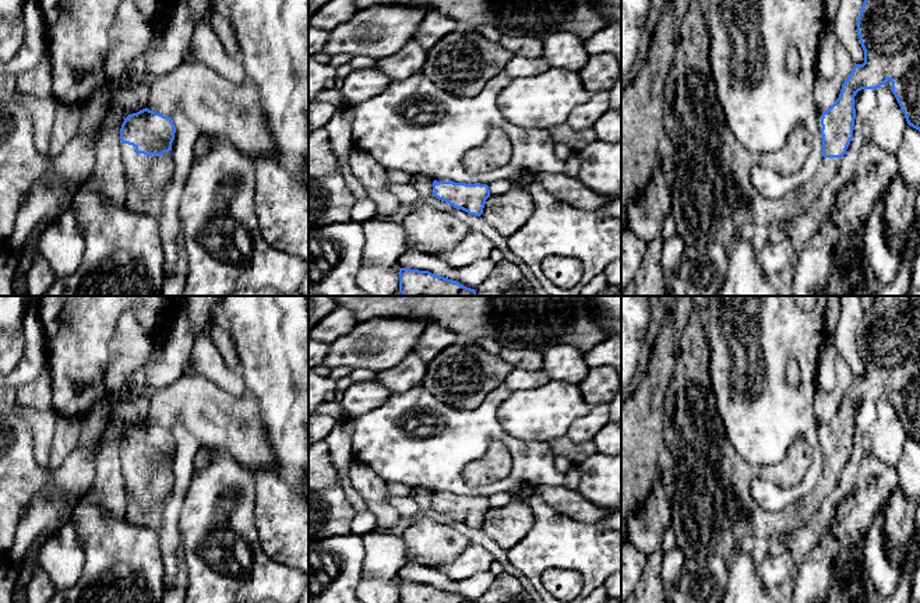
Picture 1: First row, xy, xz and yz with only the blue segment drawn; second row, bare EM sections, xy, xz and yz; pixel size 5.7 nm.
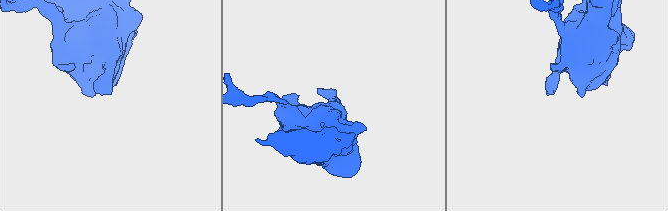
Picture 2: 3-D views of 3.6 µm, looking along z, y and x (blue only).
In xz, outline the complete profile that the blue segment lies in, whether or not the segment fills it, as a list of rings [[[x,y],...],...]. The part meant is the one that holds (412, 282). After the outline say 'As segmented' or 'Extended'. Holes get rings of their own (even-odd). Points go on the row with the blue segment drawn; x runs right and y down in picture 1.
[[[399,268],[399,292],[403,296],[476,296],[476,290],[429,271]]]. As segmented

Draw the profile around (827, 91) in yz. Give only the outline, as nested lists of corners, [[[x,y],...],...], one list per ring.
[[[836,42],[836,70],[831,78],[817,78],[813,94],[818,113],[826,112],[835,100],[839,98],[840,89],[849,74],[852,73],[854,63],[849,56],[845,46]]]

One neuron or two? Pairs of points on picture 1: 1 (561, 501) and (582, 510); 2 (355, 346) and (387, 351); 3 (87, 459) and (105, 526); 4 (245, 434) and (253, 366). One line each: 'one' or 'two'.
1: one
2: one
3: two
4: two

